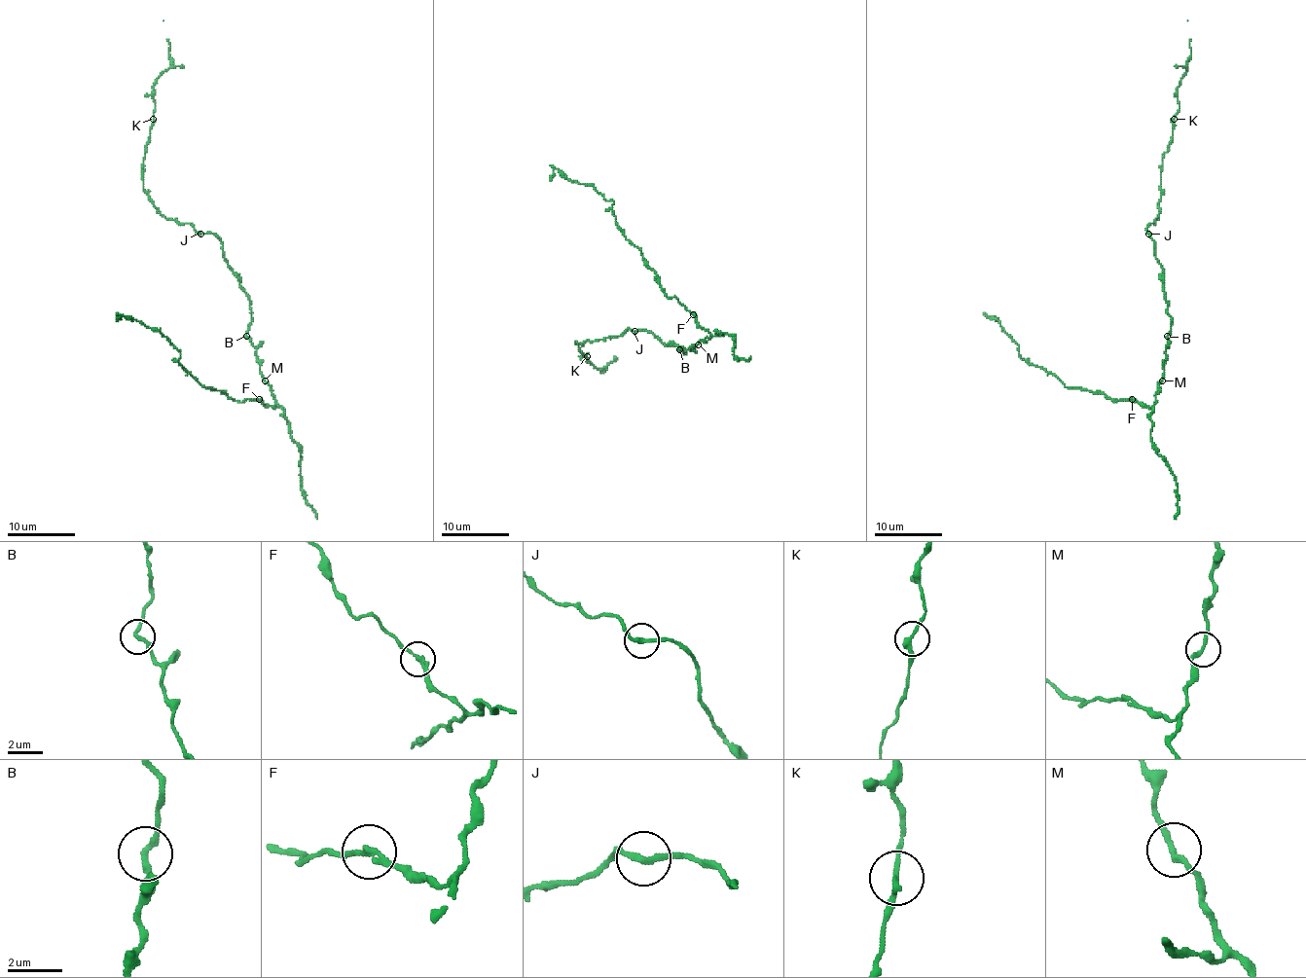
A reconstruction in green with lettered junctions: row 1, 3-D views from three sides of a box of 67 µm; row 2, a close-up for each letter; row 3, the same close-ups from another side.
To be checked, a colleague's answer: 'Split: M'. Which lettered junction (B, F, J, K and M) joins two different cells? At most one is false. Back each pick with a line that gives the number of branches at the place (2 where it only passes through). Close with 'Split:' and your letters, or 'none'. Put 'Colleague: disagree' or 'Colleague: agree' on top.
Colleague: disagree
Split: none

